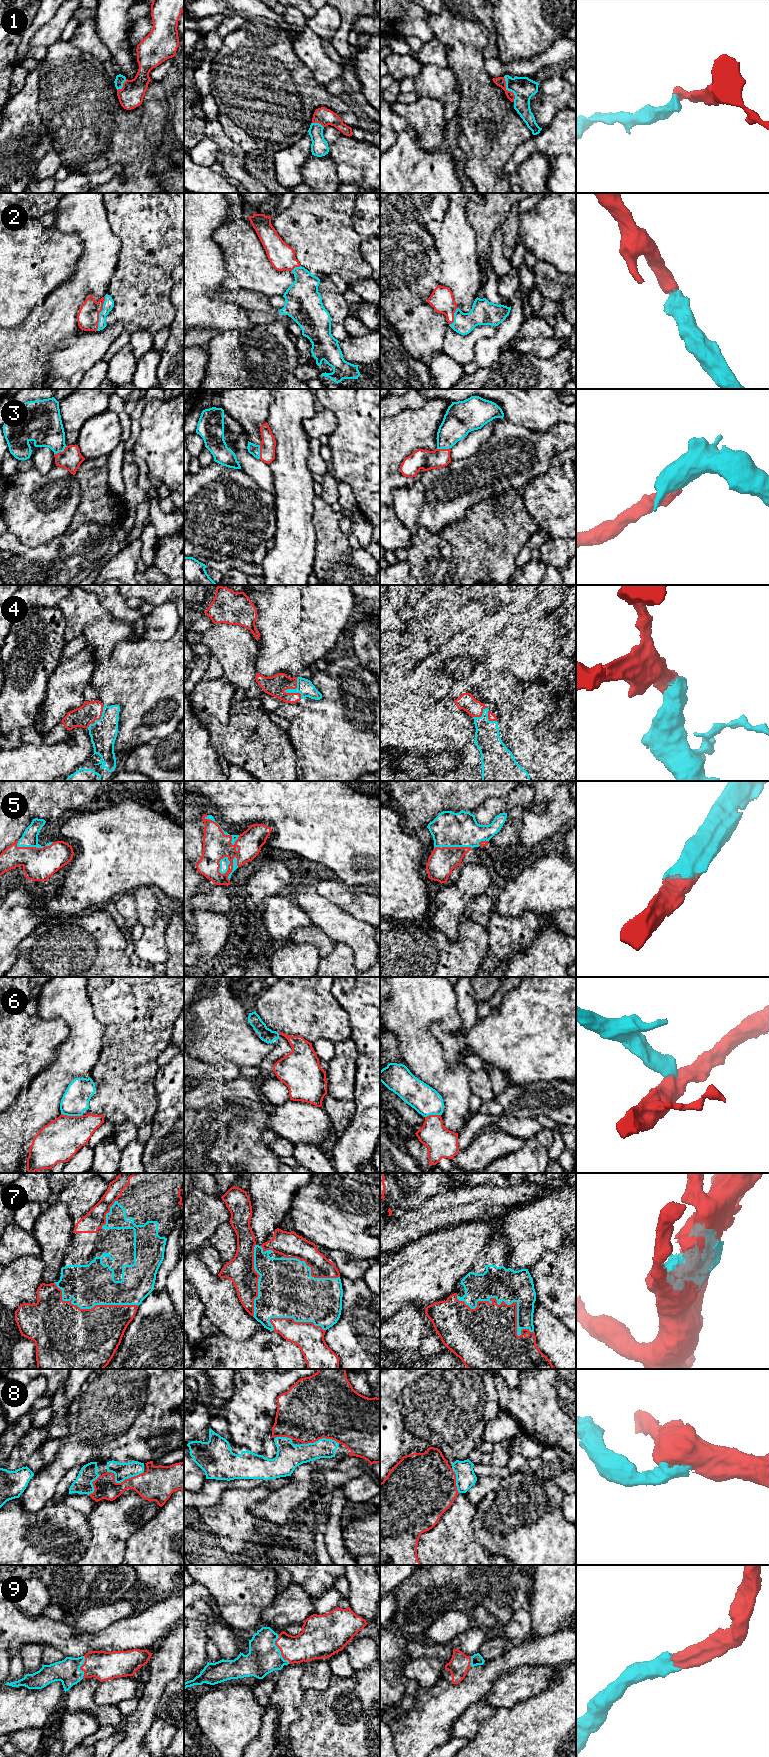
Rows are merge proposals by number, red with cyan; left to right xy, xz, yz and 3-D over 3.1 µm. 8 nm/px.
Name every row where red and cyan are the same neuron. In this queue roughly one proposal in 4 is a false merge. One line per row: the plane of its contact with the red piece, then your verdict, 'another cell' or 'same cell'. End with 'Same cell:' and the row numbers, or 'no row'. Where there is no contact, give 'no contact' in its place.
1: yz | same cell
2: xy | same cell
3: xy | same cell
4: xz | same cell
5: xz | same cell
6: xy | another cell
7: yz | same cell
8: xy | same cell
9: xz | same cell
Same cell: 1, 2, 3, 4, 5, 7, 8, 9

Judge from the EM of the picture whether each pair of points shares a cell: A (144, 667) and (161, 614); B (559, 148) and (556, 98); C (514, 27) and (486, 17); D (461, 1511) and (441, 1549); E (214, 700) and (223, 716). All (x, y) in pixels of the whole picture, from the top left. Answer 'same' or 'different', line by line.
A: different
B: different
C: different
D: same
E: same

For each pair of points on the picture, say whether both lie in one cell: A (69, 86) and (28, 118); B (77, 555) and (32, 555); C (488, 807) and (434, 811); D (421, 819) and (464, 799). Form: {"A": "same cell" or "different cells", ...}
{"A": "different cells", "B": "same cell", "C": "different cells", "D": "same cell"}

